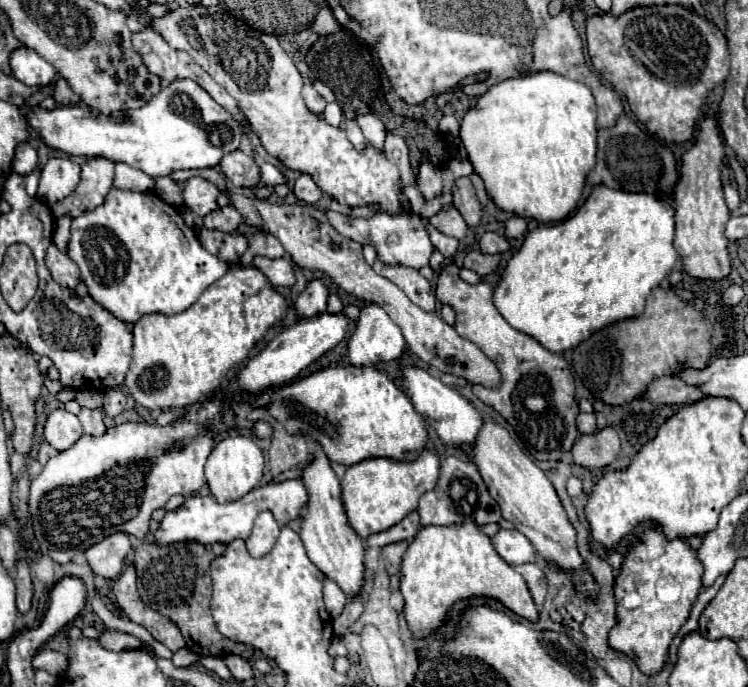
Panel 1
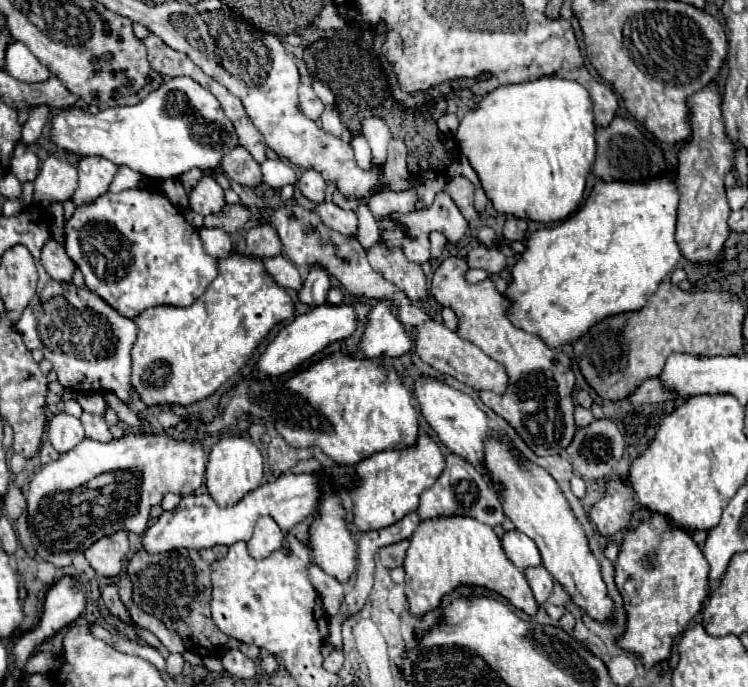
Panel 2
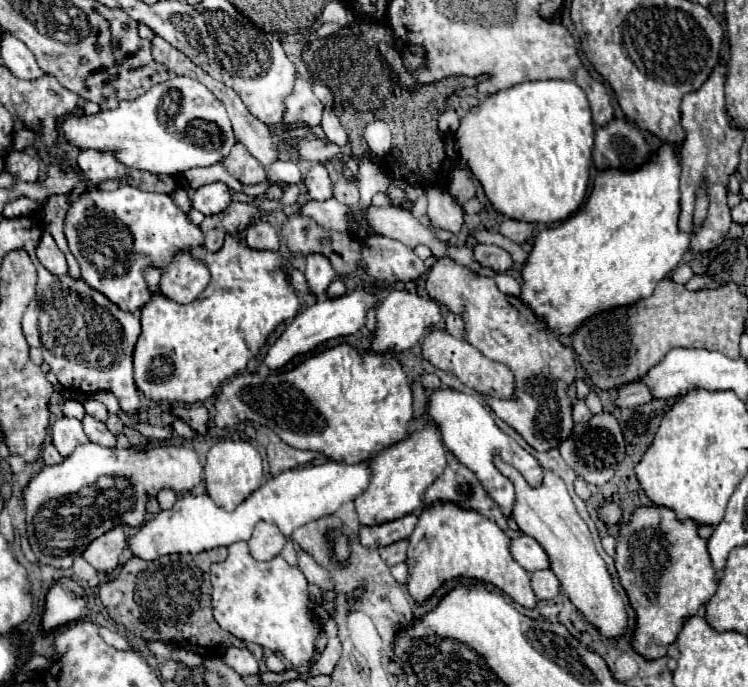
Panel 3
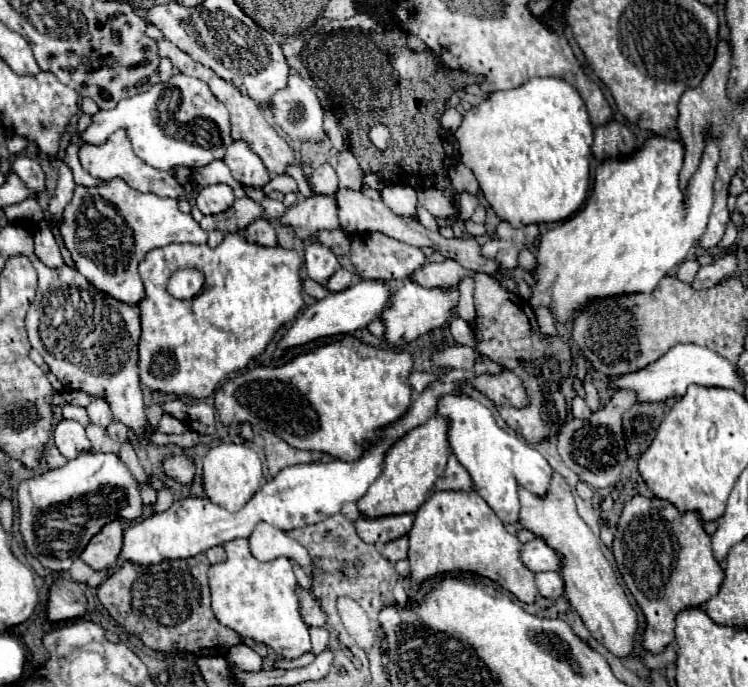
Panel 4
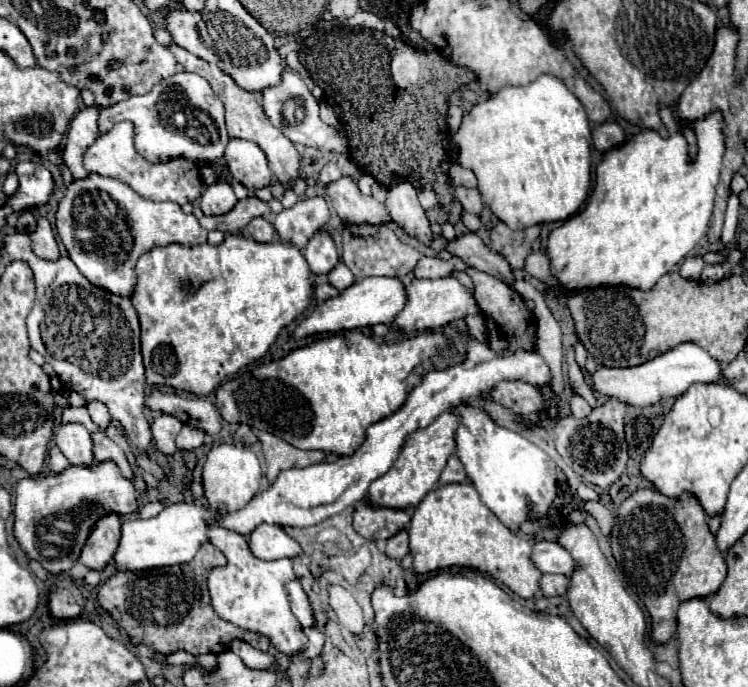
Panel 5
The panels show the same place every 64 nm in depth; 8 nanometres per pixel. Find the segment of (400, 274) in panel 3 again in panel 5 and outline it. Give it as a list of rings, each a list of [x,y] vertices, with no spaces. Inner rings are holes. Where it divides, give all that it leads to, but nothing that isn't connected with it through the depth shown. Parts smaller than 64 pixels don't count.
[[[344,224],[340,260],[352,270],[356,280],[368,276],[406,276],[418,264],[420,252],[402,244],[384,224]]]

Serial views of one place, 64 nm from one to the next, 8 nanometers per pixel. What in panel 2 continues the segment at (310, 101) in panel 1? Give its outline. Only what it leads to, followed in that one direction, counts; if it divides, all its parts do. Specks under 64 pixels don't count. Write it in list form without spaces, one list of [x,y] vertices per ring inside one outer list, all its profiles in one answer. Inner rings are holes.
[[[304,82],[300,84],[300,88],[298,88],[298,108],[300,108],[300,112],[304,112],[304,116],[308,116],[314,122],[320,118],[320,114],[324,110],[324,104],[314,94],[310,84],[304,84]]]

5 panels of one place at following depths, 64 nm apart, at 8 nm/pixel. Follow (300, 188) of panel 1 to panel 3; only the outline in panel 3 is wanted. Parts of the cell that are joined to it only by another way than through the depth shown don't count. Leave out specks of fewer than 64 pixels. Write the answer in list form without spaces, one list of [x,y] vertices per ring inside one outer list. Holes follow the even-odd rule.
[[[316,164],[308,176],[304,178],[304,186],[310,194],[310,198],[314,200],[326,200],[326,198],[332,198],[332,180],[330,180],[330,174],[328,174],[328,168],[324,164]]]

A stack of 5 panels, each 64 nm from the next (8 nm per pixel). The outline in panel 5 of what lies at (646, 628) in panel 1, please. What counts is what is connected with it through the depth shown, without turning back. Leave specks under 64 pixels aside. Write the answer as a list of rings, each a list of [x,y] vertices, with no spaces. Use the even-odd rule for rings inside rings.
[[[656,488],[636,490],[618,508],[618,518],[610,534],[610,544],[626,582],[636,592],[636,596],[642,598],[652,616],[652,640],[656,644],[668,642],[676,634],[676,610],[680,602],[714,594],[726,578],[728,564],[724,554],[716,546],[714,534],[708,528],[708,514],[690,492],[684,492],[678,498],[670,498],[660,494]]]

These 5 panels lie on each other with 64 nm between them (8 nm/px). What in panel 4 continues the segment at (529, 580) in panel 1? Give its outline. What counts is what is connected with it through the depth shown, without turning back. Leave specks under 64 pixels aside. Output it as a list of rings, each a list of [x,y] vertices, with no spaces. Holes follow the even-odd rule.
[[[538,572],[536,588],[544,598],[558,598],[564,594],[564,580],[558,572]]]

